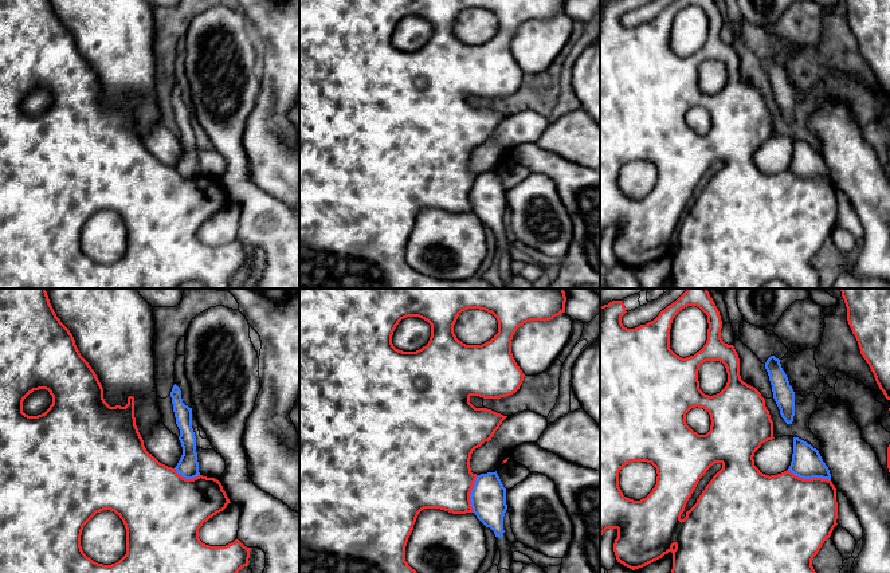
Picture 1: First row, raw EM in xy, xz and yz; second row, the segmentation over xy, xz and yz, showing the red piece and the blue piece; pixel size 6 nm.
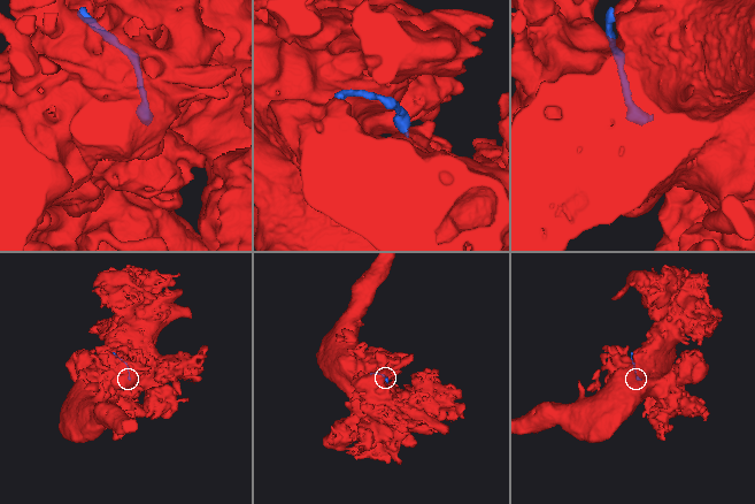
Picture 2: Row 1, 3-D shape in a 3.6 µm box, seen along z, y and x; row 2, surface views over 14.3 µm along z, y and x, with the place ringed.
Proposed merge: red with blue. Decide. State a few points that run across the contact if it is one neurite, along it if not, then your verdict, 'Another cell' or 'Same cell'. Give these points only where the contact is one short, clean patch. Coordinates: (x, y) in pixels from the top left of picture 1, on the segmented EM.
Same cell

